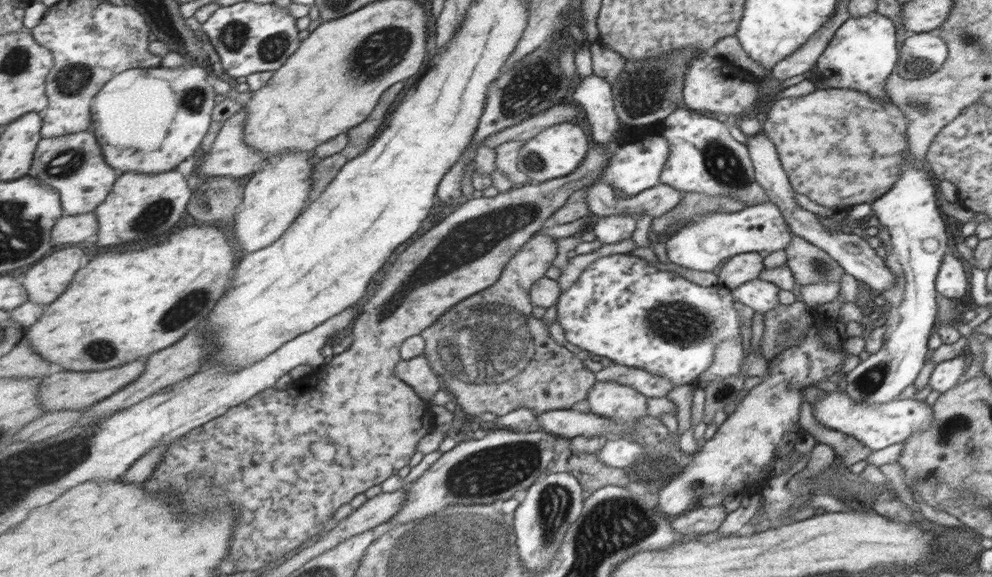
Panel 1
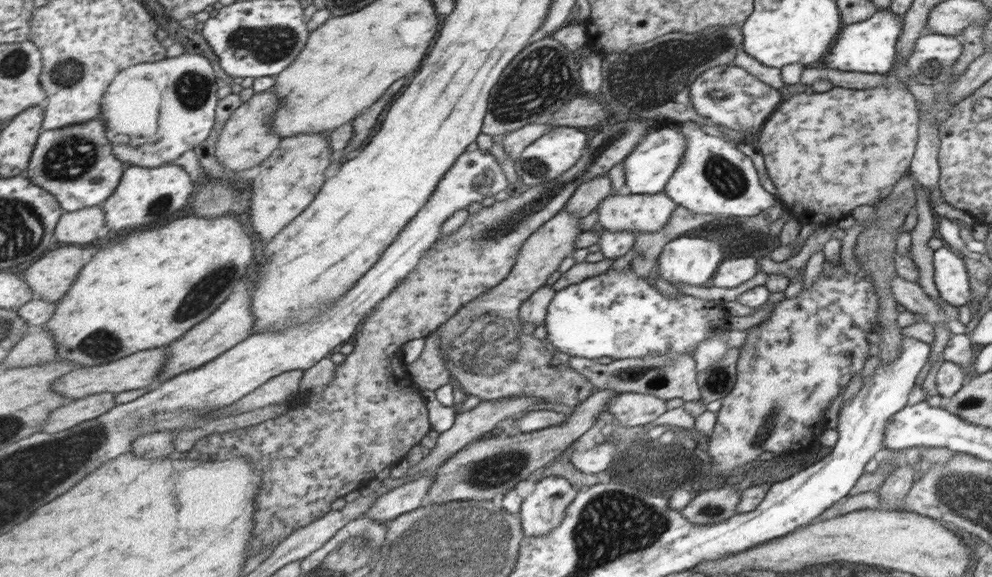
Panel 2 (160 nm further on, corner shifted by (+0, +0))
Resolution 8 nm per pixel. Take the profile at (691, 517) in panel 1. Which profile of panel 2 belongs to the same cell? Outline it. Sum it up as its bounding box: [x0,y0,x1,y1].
[680,486,739,524]

